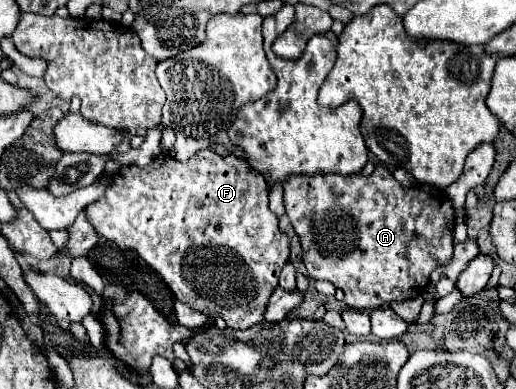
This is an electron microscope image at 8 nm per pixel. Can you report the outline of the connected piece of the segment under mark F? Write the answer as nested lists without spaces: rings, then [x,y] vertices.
[[[203,149],[203,151],[199,151],[199,155],[191,157],[185,163],[173,159],[171,155],[159,155],[147,167],[121,167],[113,175],[113,183],[109,185],[107,193],[99,201],[87,205],[87,217],[89,217],[89,221],[95,227],[95,231],[101,237],[105,237],[107,241],[113,241],[121,249],[133,249],[133,251],[137,251],[145,259],[145,263],[149,267],[153,267],[163,277],[163,281],[171,287],[171,291],[175,293],[175,297],[179,301],[187,303],[195,311],[205,313],[211,319],[223,317],[225,323],[231,329],[247,329],[247,327],[253,327],[255,323],[261,323],[263,321],[263,315],[265,315],[265,307],[269,303],[269,297],[275,291],[275,287],[279,285],[279,273],[281,273],[283,265],[289,261],[289,239],[287,239],[285,233],[279,231],[279,227],[277,227],[277,215],[269,211],[269,205],[267,203],[269,201],[267,201],[265,181],[261,177],[257,177],[247,167],[247,163],[243,159],[239,159],[235,155],[219,155],[213,149]]]

